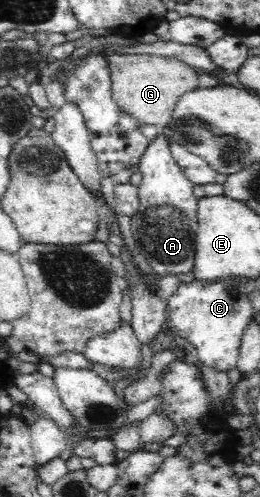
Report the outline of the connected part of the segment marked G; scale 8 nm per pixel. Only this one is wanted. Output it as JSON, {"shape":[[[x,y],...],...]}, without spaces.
{"shape":[[[110,53],[107,58],[112,96],[120,109],[138,120],[140,125],[154,125],[159,129],[169,127],[178,99],[198,88],[198,76],[202,73],[171,57]]]}

